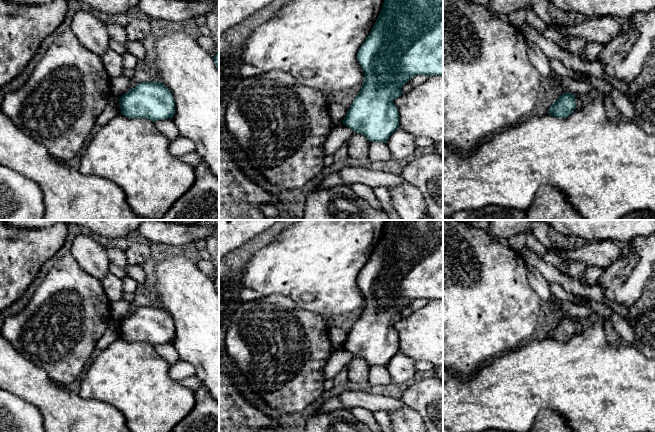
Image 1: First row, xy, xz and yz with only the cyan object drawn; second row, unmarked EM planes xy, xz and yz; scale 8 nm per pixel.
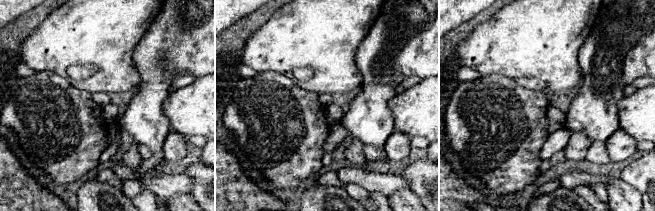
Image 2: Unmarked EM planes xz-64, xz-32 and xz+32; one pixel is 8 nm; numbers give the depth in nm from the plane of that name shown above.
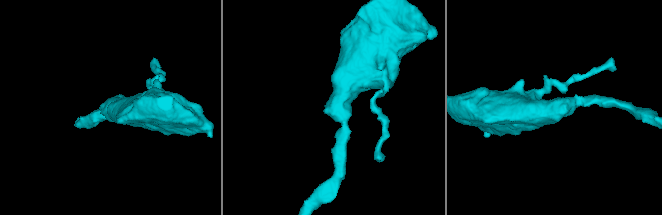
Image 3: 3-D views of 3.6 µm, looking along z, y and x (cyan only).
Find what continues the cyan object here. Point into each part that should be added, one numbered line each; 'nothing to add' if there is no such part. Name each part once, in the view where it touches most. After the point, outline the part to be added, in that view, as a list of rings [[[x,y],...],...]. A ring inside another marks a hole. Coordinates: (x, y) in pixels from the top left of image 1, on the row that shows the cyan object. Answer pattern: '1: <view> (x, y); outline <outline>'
nothing to add

